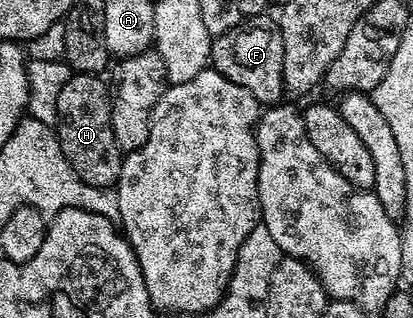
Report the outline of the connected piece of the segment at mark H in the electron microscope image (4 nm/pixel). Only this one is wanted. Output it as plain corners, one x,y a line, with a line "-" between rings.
98,74
71,75
64,90
60,90
60,102
56,102
56,110
58,111
56,131
60,150
64,150
64,158
68,158
72,170
76,170
80,179
88,182
88,186
114,188
120,178
124,153
116,142
116,134
112,134
112,110
110,109
112,92
107,81
105,84
102,79
103,77

